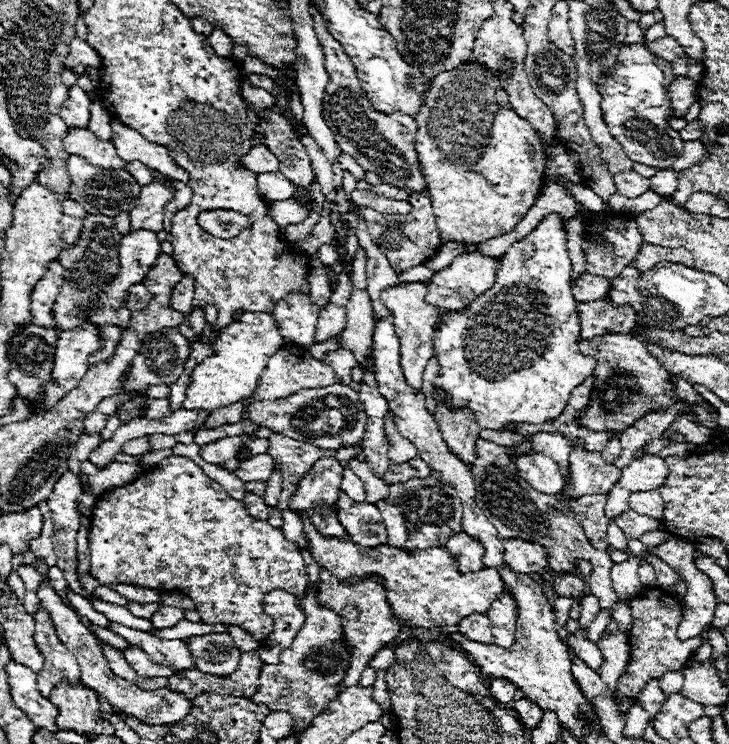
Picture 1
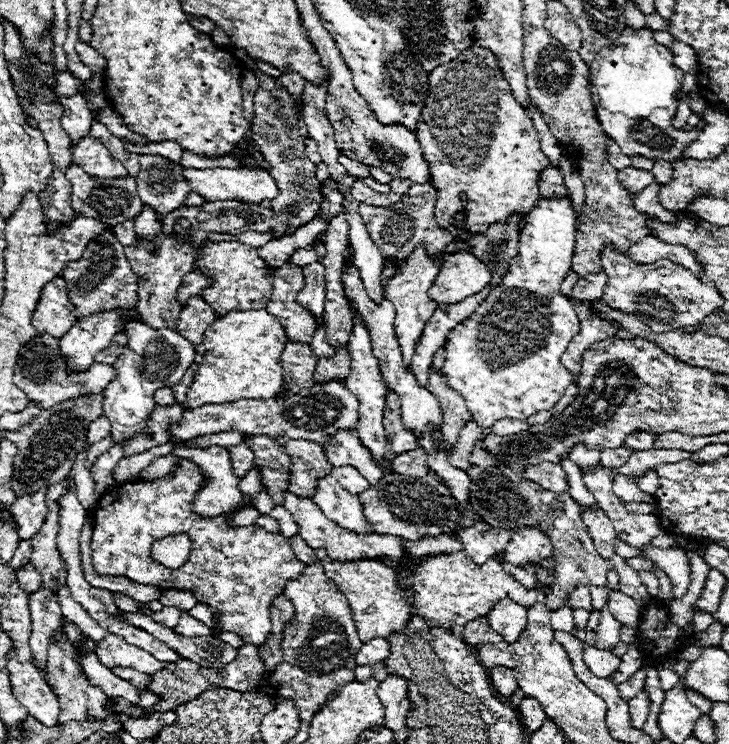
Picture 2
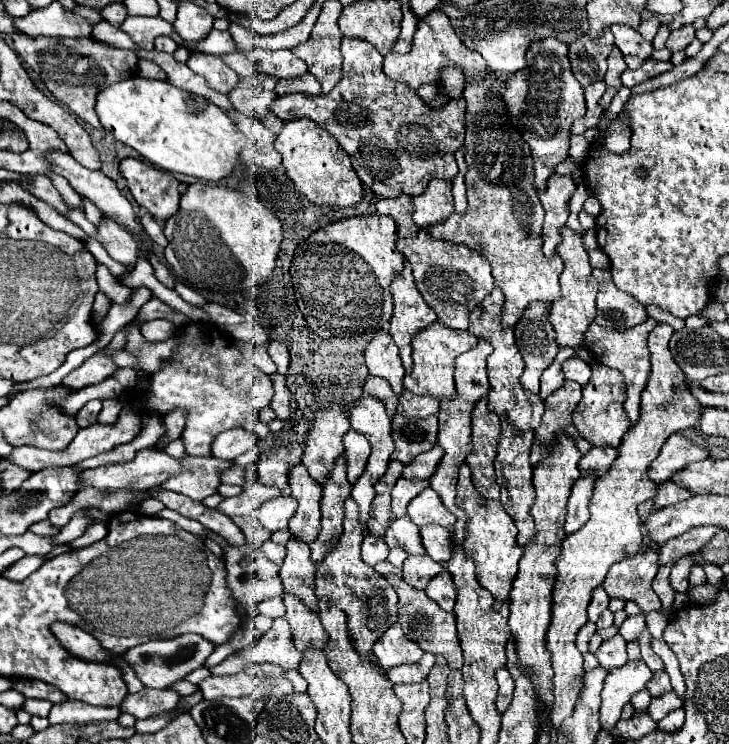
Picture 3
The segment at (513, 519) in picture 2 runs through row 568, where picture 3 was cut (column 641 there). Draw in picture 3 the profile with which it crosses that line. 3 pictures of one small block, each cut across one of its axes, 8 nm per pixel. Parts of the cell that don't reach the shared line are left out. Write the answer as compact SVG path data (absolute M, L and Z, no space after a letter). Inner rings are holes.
M646 550L634 558L626 558L610 566L604 590L610 598L632 600L640 606L642 612L660 610L660 600L652 590L652 580L658 572L658 552Z

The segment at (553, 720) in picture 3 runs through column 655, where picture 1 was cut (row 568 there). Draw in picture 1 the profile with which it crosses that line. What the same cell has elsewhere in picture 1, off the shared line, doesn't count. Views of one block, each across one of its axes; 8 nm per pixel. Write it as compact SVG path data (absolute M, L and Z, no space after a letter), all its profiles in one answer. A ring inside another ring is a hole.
M300 514L300 518L314 560L326 566L340 580L346 580L350 574L382 576L386 586L386 598L392 606L392 612L404 622L404 626L428 628L428 630L446 624L456 626L468 614L476 612L486 614L496 598L510 594L494 568L482 568L480 572L460 574L456 556L448 554L444 546L432 550L416 550L414 554L388 544L376 548L364 548L356 546L356 542L352 542L350 538L324 538L316 530L316 526L312 526L308 514Z

